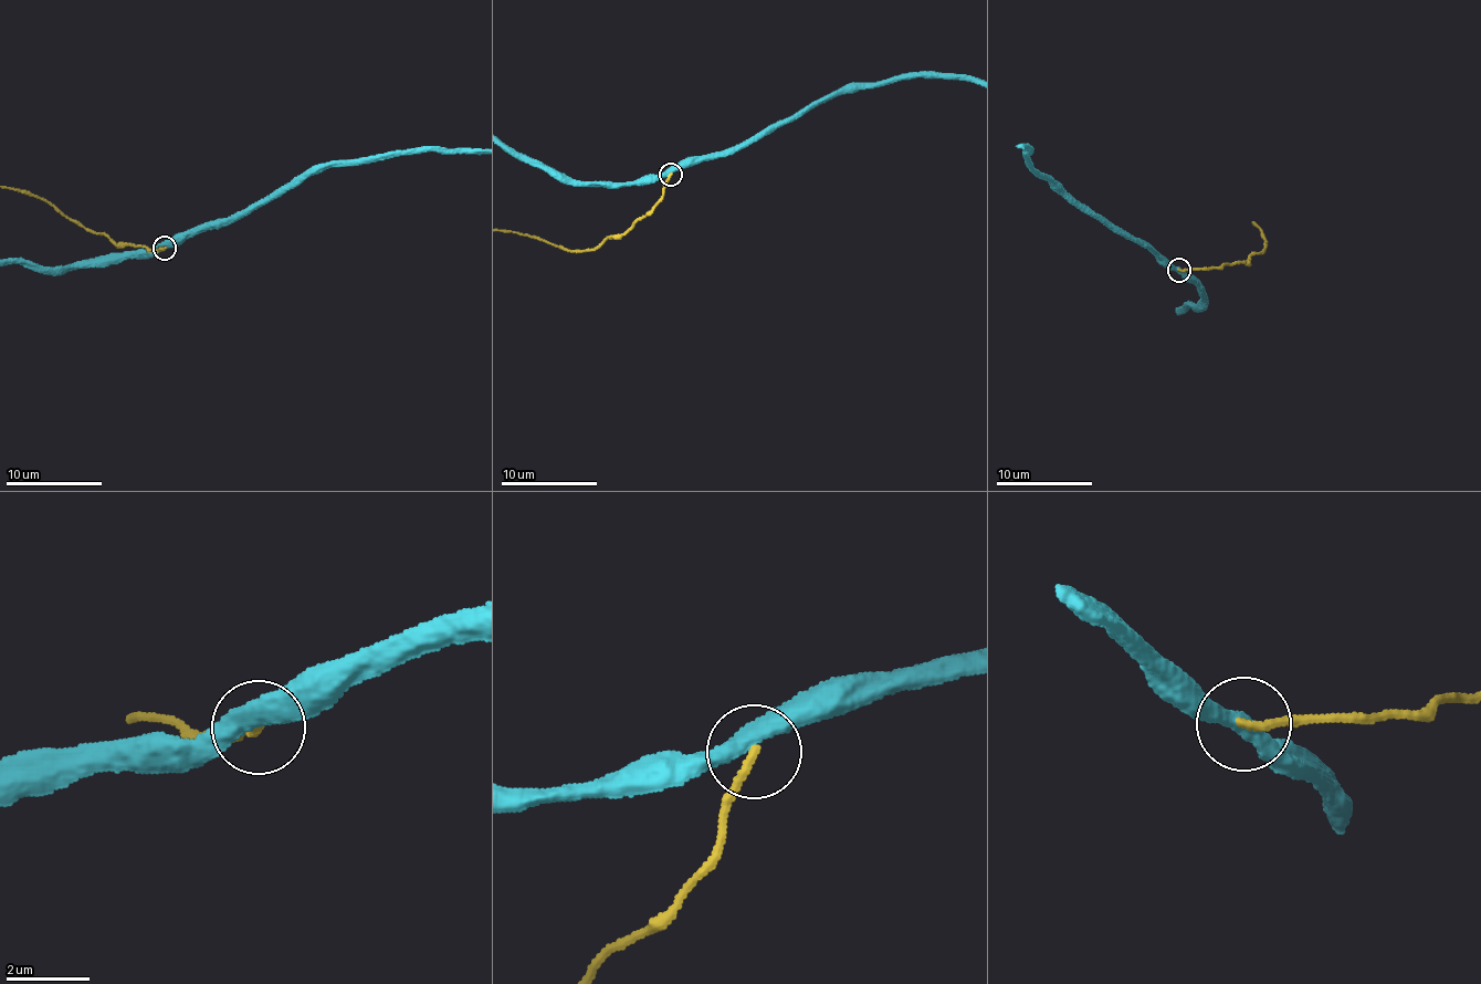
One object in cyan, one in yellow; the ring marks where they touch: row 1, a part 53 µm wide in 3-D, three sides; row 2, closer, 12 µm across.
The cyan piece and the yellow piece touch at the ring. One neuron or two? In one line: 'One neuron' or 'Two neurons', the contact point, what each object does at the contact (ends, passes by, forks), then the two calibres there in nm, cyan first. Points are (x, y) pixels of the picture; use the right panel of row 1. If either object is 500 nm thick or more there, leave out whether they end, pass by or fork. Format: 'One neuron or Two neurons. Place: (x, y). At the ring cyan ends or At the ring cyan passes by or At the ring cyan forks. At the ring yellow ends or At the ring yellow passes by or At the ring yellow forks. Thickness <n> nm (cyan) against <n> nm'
Two neurons. Place: (1179, 270). At the ring cyan passes by. At the ring yellow ends. Thickness 440 nm (cyan) against 200 nm

